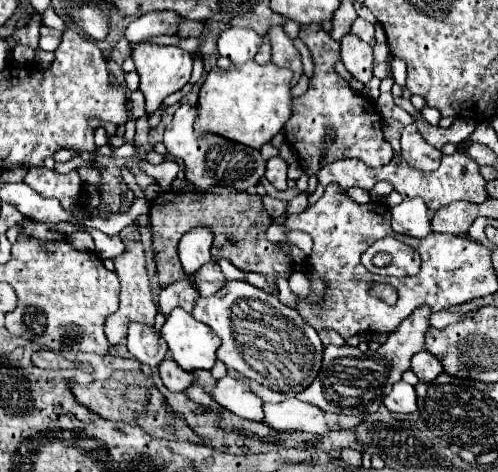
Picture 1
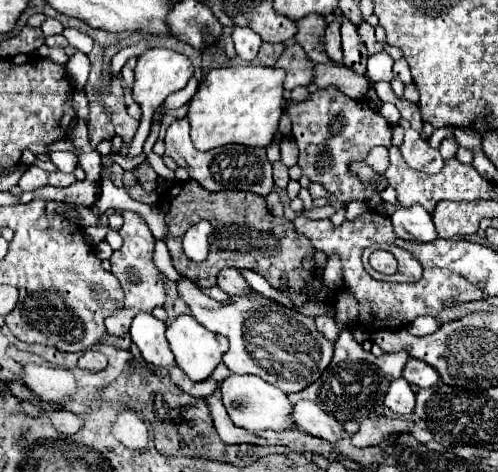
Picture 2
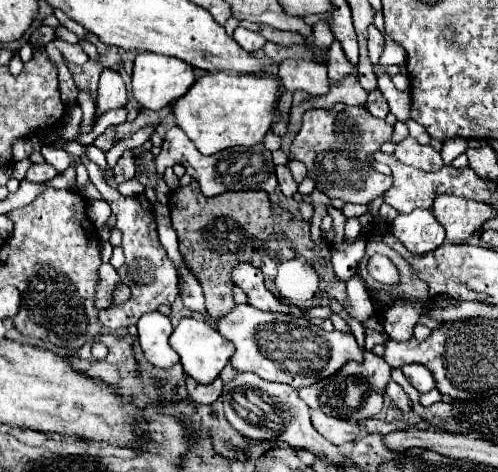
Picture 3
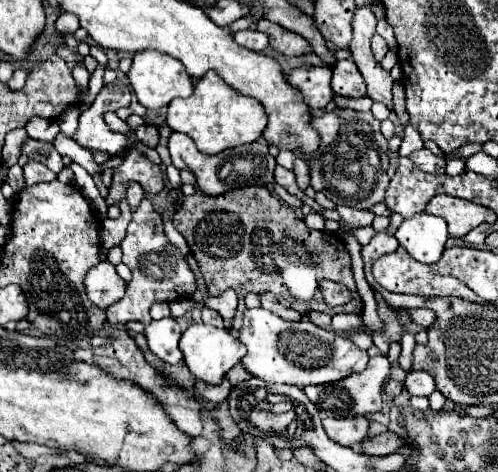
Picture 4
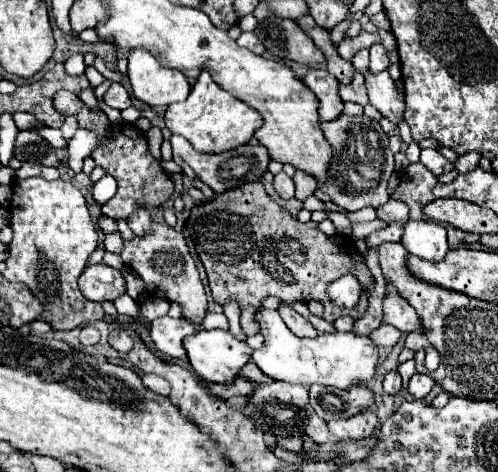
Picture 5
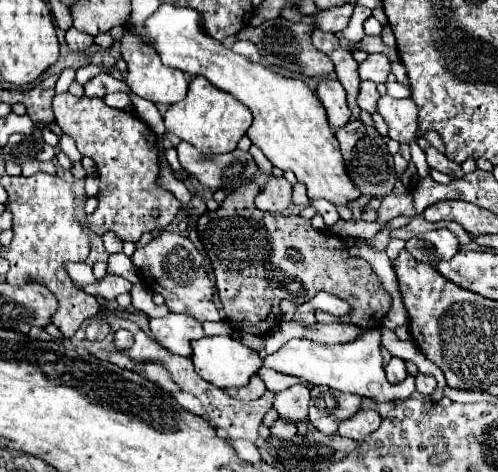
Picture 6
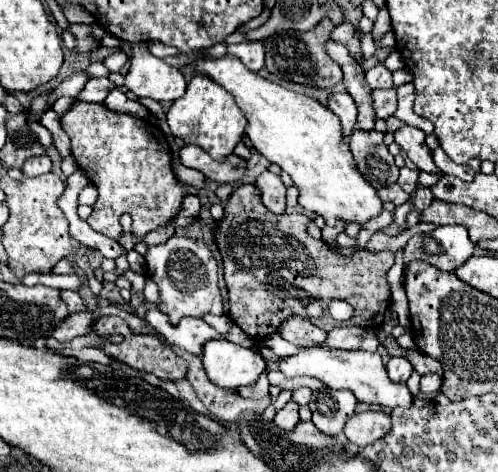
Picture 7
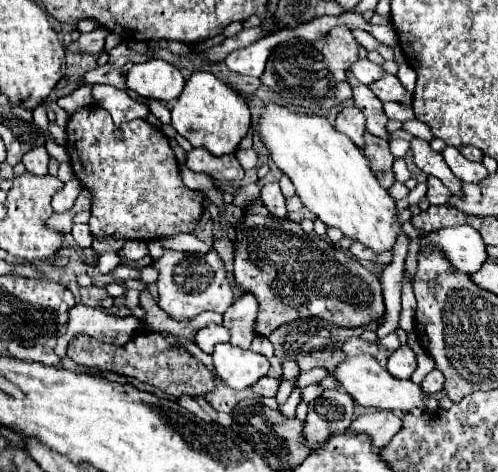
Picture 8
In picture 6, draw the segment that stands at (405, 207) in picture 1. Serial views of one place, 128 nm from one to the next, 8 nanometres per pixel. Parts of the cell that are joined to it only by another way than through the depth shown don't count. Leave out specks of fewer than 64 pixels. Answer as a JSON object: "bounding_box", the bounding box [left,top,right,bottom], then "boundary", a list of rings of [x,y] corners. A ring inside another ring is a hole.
{"bounding_box":[406,228,460,264],"boundary":[[[440,228],[440,230],[430,230],[410,238],[406,242],[406,250],[416,260],[436,264],[440,260],[454,258],[456,252],[460,250],[460,242],[448,228]]]}

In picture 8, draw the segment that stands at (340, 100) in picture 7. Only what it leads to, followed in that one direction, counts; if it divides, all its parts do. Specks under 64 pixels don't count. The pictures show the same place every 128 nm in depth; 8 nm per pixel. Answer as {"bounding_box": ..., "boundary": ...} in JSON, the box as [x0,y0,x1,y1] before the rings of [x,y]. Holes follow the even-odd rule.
{"bounding_box":[336,106,366,148],"boundary":[[[346,106],[336,118],[336,130],[346,134],[358,148],[364,148],[364,132],[366,132],[366,118],[360,108]]]}

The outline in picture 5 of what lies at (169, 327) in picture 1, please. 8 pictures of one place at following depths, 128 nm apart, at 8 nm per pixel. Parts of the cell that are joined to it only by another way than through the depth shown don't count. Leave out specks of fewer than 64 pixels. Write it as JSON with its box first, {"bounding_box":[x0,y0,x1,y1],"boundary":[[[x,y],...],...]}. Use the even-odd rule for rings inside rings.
{"bounding_box":[184,330,254,384],"boundary":[[[198,330],[196,334],[184,338],[184,348],[188,352],[194,372],[202,380],[216,382],[216,384],[234,384],[242,366],[250,360],[254,352],[246,342],[236,340],[230,332],[224,332],[224,330]]]}

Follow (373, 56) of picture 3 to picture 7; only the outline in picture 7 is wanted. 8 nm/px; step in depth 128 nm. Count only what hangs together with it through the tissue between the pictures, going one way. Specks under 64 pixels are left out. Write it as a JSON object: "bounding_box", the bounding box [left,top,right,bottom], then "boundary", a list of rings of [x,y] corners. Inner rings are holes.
{"bounding_box":[366,6,394,90],"boundary":[[[386,6],[379,9],[376,22],[374,22],[374,30],[372,30],[372,36],[378,40],[382,34],[386,34],[388,30],[391,30],[391,19]],[[378,64],[378,66],[370,68],[370,70],[366,70],[366,82],[374,90],[378,90],[378,88],[380,90],[394,88],[394,84],[392,84],[392,72],[384,64]]]}

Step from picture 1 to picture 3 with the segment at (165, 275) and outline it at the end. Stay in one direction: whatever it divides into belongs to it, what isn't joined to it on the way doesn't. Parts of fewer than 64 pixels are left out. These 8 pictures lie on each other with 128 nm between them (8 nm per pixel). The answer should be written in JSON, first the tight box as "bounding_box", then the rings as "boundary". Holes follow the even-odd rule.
{"bounding_box":[170,180,342,318],"boundary":[[[192,180],[188,186],[172,192],[170,216],[178,234],[180,252],[202,284],[204,296],[208,298],[206,310],[212,318],[224,318],[234,308],[230,306],[234,304],[234,282],[230,274],[238,262],[248,262],[254,268],[260,268],[266,276],[266,288],[284,304],[300,306],[302,302],[310,300],[320,290],[320,280],[324,276],[326,280],[330,278],[326,282],[326,290],[334,290],[338,284],[342,284],[332,274],[330,244],[322,240],[322,246],[316,246],[310,238],[310,224],[292,218],[288,210],[274,206],[268,194],[262,190],[228,192],[206,198],[196,180]]]}

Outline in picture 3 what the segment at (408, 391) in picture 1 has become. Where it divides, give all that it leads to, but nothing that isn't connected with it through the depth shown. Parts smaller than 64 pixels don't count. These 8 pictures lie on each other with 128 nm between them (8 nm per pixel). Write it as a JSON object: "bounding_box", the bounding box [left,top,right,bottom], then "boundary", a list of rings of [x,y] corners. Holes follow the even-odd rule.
{"bounding_box":[386,382,410,412],"boundary":[[[390,382],[390,384],[386,386],[386,396],[388,396],[400,410],[404,410],[404,412],[410,410],[410,400],[408,400],[408,396],[404,394],[404,390],[402,390],[400,384]]]}

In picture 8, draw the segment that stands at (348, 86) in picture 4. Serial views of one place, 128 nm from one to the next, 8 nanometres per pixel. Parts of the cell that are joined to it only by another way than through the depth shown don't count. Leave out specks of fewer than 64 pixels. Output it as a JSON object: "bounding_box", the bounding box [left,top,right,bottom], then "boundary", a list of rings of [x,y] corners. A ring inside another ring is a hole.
{"bounding_box":[384,102,416,122],"boundary":[[[396,102],[384,104],[384,112],[390,120],[400,120],[400,122],[408,122],[408,120],[416,118],[412,106],[404,106],[404,104],[396,104]]]}

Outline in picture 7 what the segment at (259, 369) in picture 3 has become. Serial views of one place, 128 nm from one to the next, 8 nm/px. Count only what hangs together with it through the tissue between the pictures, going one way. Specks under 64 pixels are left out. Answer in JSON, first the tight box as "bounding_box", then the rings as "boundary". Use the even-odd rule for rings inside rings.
{"bounding_box":[280,348,412,408],"boundary":[[[300,348],[296,356],[290,356],[282,360],[280,372],[286,378],[296,376],[316,376],[320,378],[328,388],[334,390],[350,390],[358,402],[374,404],[374,406],[386,406],[386,408],[410,408],[412,406],[412,394],[406,384],[396,384],[388,378],[386,368],[382,364],[382,358],[378,352],[364,352],[364,350],[332,350],[332,348]]]}

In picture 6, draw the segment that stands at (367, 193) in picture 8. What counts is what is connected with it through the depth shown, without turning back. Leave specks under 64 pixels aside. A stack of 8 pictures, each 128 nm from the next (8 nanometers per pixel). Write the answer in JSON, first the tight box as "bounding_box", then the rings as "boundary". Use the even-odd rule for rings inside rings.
{"bounding_box":[144,4,360,206],"boundary":[[[160,4],[144,22],[144,32],[154,40],[150,46],[156,48],[166,66],[208,78],[216,88],[232,94],[252,112],[254,120],[246,136],[274,166],[292,170],[298,182],[308,188],[310,200],[324,198],[336,206],[346,206],[360,198],[360,188],[348,176],[338,140],[330,130],[326,108],[302,80],[284,78],[262,64],[252,64],[248,58],[230,52],[230,48],[224,48],[218,40],[202,32],[200,14],[190,8]]]}

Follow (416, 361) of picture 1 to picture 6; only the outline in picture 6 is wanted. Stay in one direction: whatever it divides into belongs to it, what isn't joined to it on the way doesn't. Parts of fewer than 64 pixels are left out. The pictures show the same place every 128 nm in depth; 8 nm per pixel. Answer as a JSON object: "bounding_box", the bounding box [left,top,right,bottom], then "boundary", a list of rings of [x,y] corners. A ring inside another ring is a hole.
{"bounding_box":[416,374,436,396],"boundary":[[[418,374],[416,376],[416,390],[420,392],[420,394],[424,394],[424,396],[430,396],[434,390],[436,390],[436,380],[434,380],[434,376],[426,376],[426,374]]]}

